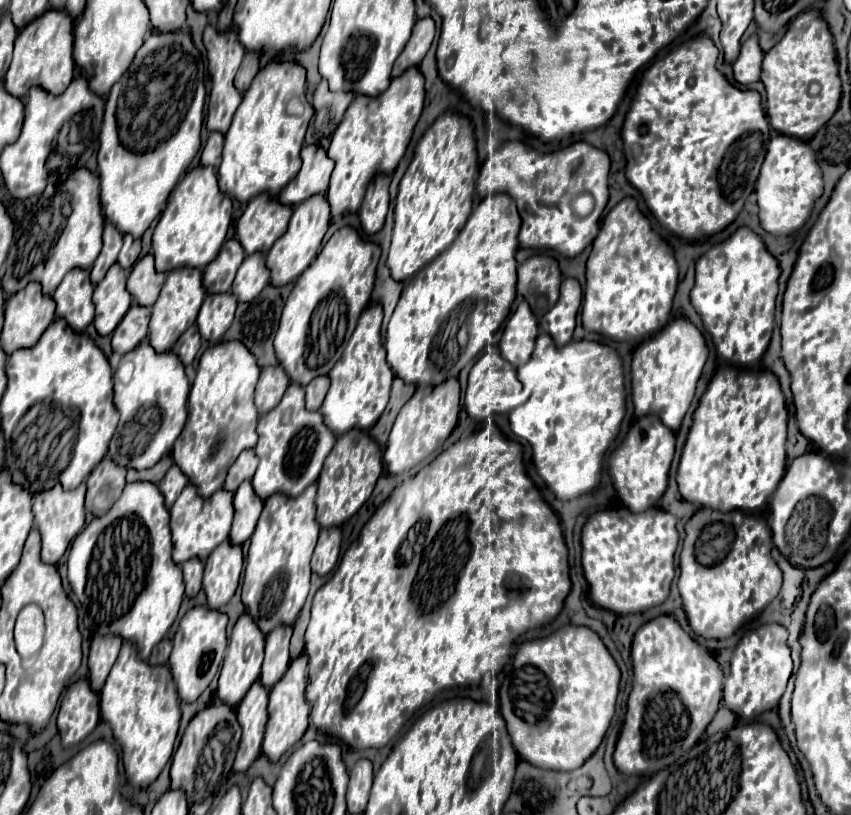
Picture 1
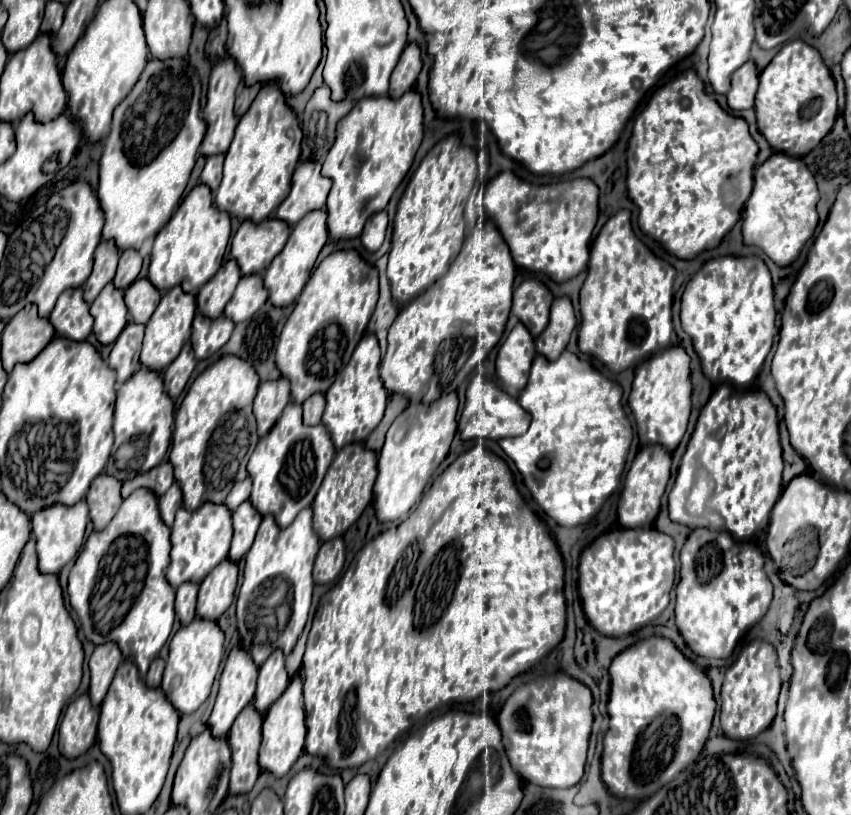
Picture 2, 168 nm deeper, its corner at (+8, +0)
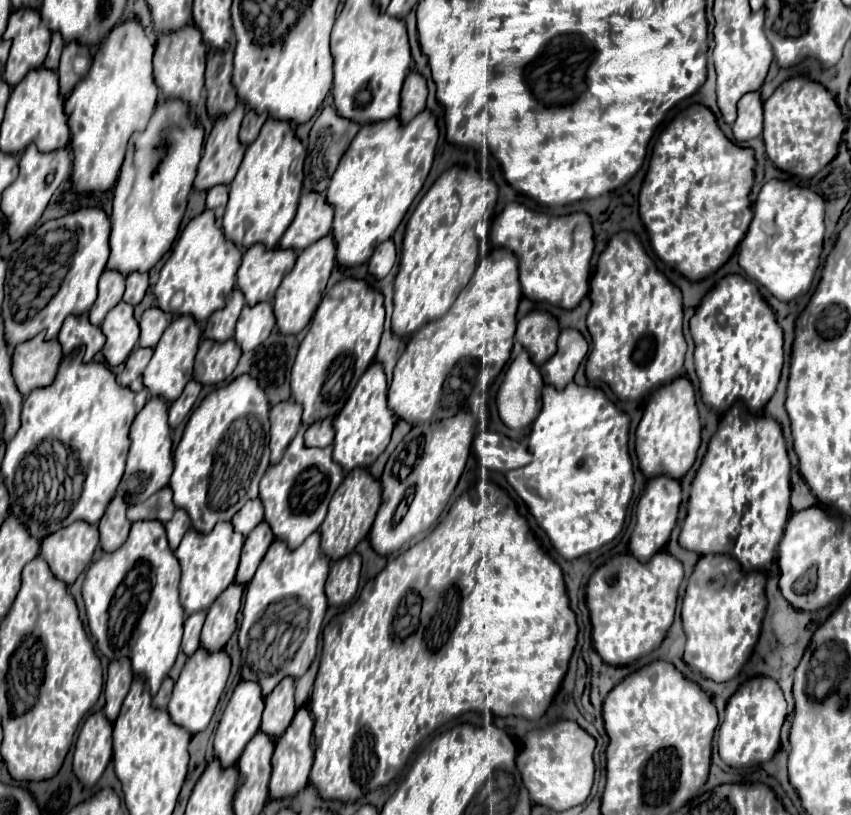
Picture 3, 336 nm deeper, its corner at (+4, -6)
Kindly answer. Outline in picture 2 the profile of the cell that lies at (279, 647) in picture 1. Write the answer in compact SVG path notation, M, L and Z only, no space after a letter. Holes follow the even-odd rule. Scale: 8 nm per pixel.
M276 650L262 666L258 674L258 690L254 696L254 708L260 714L266 714L268 708L284 694L284 688L288 688L290 676L284 668L284 654Z

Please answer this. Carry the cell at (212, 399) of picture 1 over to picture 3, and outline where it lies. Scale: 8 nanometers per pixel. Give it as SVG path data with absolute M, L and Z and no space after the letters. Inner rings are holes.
M242 374L210 392L192 412L174 452L170 488L176 508L188 512L194 530L212 530L216 522L230 520L246 500L258 496L258 482L270 464L268 410L264 390L252 376Z

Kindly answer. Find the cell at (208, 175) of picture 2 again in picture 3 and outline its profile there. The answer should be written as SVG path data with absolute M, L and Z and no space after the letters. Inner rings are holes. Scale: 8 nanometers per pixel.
M218 184L218 186L212 186L208 190L208 198L206 198L206 208L214 210L216 218L220 220L222 214L224 214L224 208L228 204L228 186L224 184Z

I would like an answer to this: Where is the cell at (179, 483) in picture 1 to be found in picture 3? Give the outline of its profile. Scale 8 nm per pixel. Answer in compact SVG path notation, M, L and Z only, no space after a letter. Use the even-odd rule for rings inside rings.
M176 508L176 512L174 512L172 520L168 520L164 526L166 526L166 532L168 532L170 548L172 548L172 550L176 550L176 546L180 544L180 540L182 540L182 536L184 536L184 532L190 528L190 518L188 518L186 510Z

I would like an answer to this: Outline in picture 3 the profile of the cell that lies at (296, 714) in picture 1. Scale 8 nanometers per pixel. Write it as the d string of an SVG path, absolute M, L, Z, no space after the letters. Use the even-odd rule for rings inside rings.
M300 706L290 722L290 726L284 730L280 738L276 738L274 754L272 754L272 776L270 776L270 798L282 798L292 796L300 792L308 784L308 774L314 760L314 748L312 748L312 716L308 712L308 706Z

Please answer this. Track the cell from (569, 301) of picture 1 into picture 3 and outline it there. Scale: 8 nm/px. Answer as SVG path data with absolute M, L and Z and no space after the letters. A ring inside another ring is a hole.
M576 328L560 330L556 352L540 366L544 382L562 390L574 378L574 372L584 360L586 352L588 352L588 342Z

